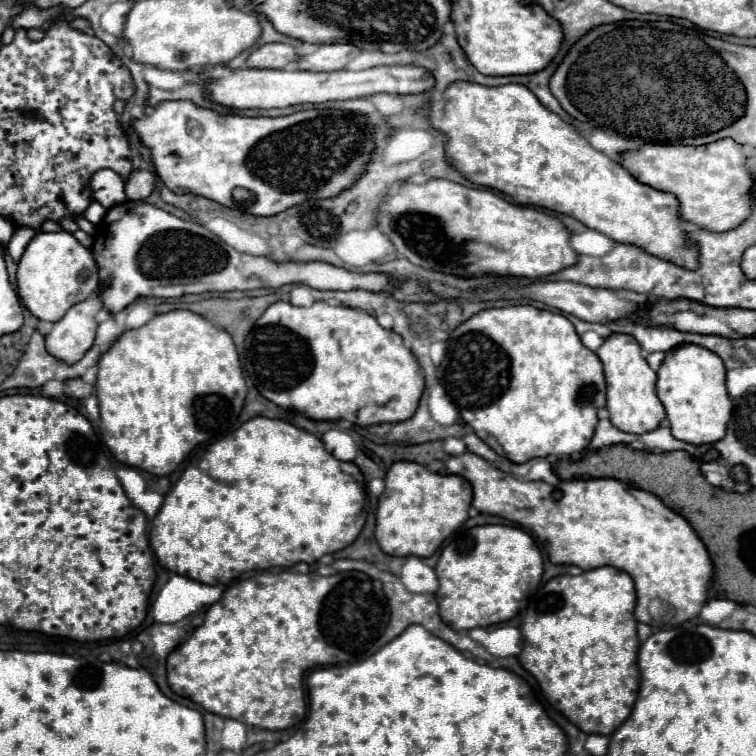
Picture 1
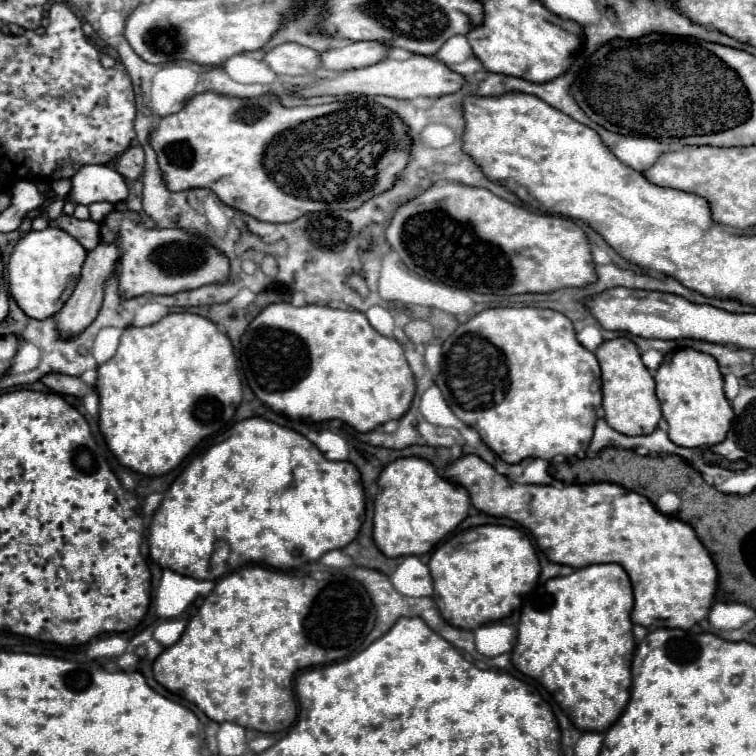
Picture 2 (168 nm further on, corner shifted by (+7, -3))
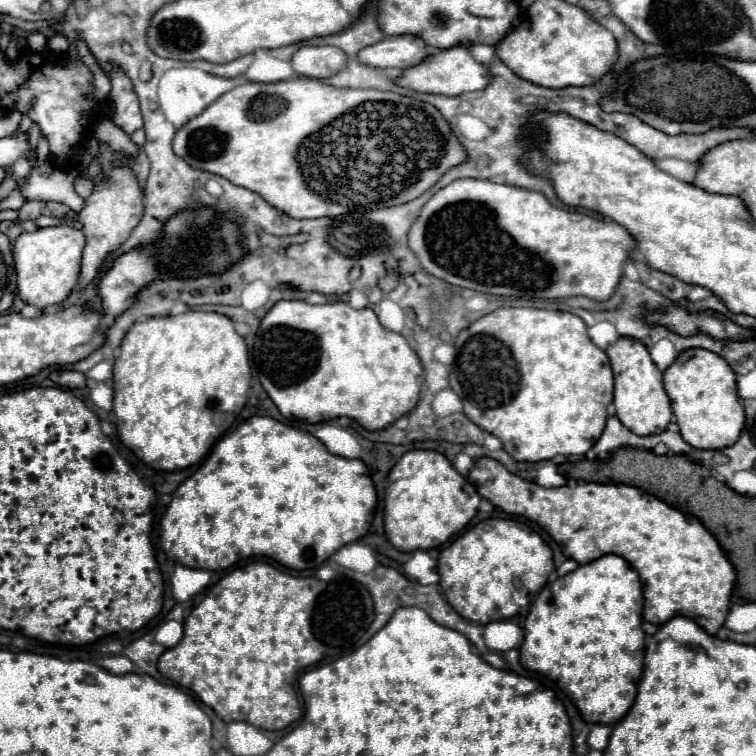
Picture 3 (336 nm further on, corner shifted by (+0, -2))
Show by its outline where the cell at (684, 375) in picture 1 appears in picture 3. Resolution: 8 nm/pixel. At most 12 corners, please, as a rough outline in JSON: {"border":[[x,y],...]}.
{"border":[[686,350],[665,370],[681,438],[737,442],[745,412],[721,356]]}

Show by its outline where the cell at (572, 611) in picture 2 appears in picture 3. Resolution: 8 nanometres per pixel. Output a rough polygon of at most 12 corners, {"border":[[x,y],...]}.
{"border":[[607,554],[549,582],[521,664],[589,724],[643,672],[643,586]]}

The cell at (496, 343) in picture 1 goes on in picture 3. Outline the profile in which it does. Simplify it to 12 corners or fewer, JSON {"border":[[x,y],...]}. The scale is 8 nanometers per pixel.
{"border":[[497,308],[449,386],[517,462],[585,454],[613,400],[571,312]]}

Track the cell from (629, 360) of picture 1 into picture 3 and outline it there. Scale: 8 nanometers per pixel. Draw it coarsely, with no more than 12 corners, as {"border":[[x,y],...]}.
{"border":[[635,338],[607,350],[617,418],[639,436],[671,422],[663,374]]}

